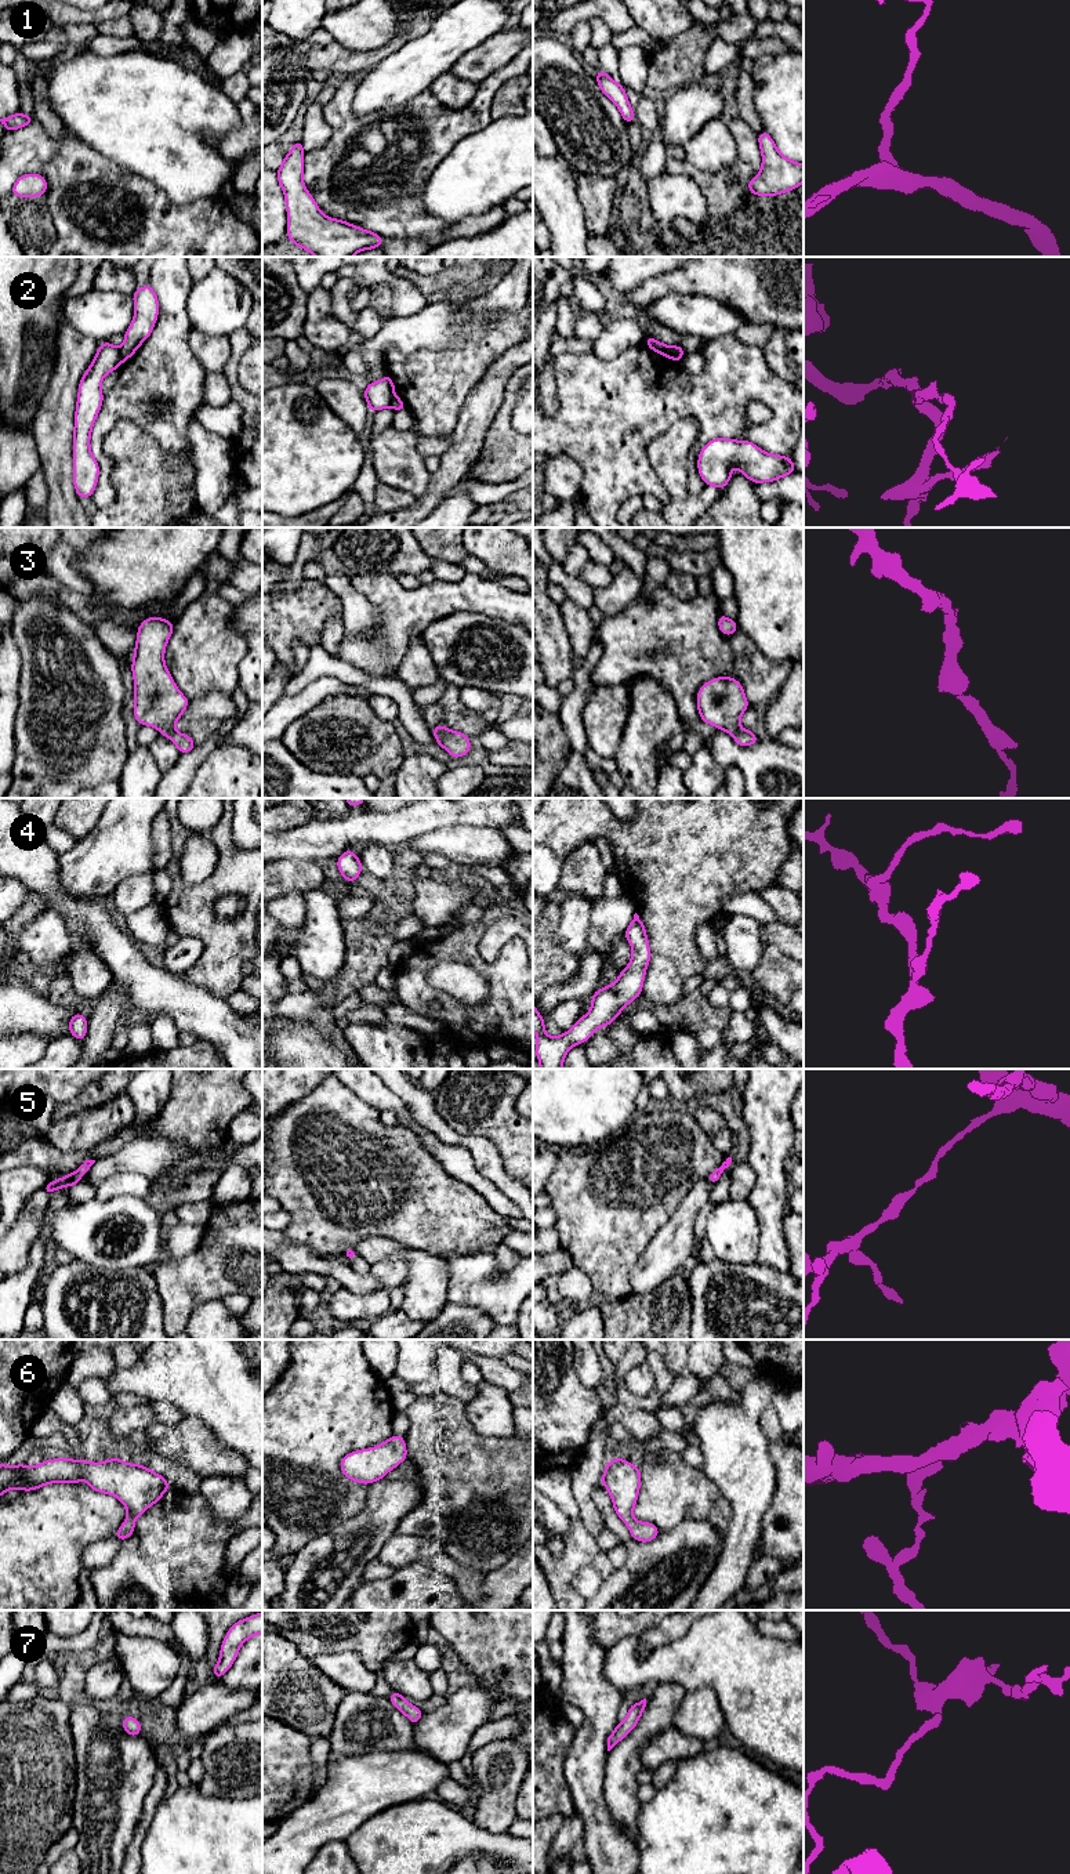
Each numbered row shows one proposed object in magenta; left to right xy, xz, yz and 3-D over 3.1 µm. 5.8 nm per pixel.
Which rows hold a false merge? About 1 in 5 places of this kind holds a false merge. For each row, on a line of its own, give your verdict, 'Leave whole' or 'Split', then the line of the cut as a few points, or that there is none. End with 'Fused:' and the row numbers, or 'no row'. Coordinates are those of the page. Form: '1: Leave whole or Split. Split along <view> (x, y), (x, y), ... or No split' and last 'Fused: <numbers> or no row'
1: Leave whole. No split
2: Split. Split along xy (119, 350), (123, 359)
3: Leave whole. No split
4: Leave whole. No split
5: Leave whole. No split
6: Leave whole. No split
7: Leave whole. No split
Fused: 2

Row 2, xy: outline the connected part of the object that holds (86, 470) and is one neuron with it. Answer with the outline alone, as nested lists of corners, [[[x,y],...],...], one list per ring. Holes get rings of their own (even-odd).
[[[101,342],[99,349],[79,383],[73,429],[73,485],[77,497],[91,497],[97,486],[99,465],[90,449],[90,435],[102,406],[102,378],[123,363],[121,351]]]

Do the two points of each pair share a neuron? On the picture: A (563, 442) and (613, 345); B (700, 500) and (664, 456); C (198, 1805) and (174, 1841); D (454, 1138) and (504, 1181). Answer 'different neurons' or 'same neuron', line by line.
A: different neurons
B: same neuron
C: same neuron
D: same neuron

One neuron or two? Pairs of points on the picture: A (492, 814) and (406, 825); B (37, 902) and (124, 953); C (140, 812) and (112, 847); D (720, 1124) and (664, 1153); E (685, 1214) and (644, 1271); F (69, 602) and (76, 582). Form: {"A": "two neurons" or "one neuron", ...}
{"A": "one neuron", "B": "two neurons", "C": "one neuron", "D": "two neurons", "E": "one neuron", "F": "two neurons"}

